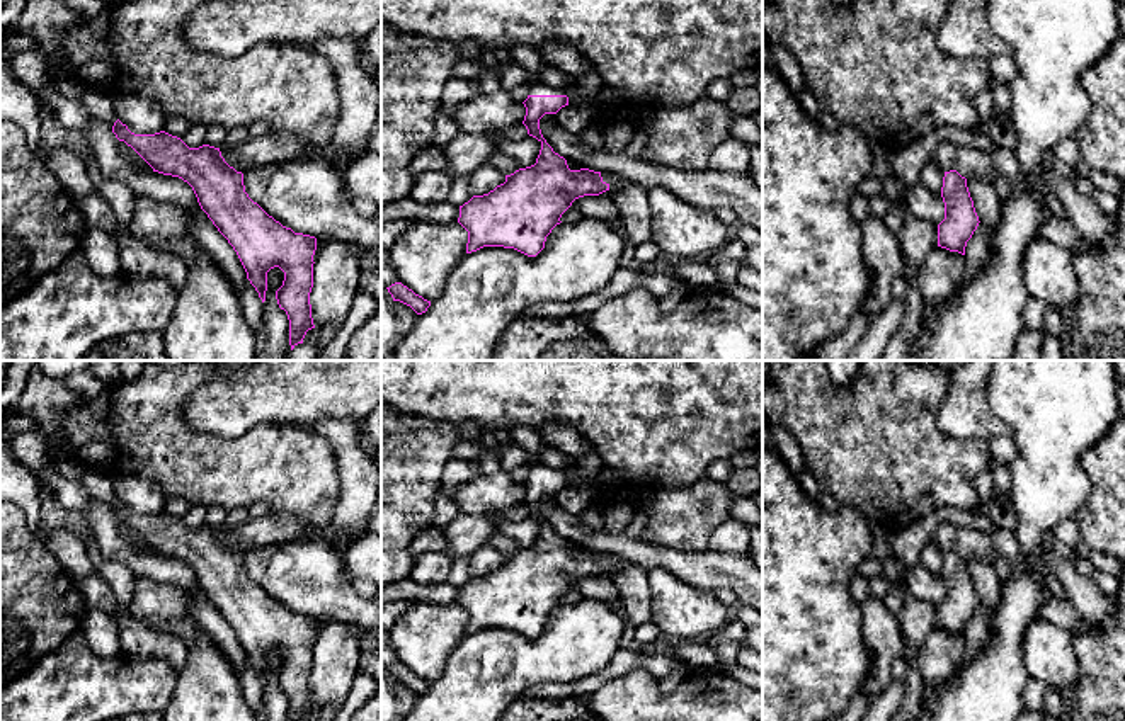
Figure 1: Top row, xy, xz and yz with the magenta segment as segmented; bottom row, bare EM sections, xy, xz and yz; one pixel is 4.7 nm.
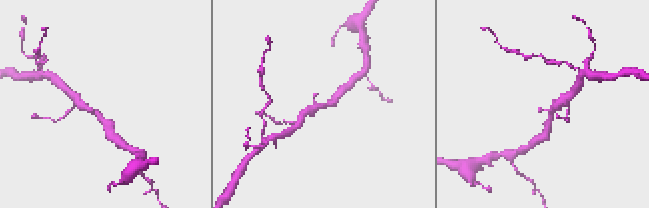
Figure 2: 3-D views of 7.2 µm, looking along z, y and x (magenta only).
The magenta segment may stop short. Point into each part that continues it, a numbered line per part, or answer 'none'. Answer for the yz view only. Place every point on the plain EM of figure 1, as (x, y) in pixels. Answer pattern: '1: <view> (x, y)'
1: yz (970, 543)

